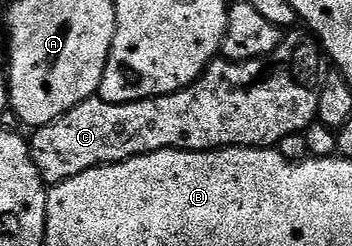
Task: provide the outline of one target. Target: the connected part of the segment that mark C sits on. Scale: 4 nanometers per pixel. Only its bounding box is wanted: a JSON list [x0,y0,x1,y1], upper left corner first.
[28,31,324,186]

